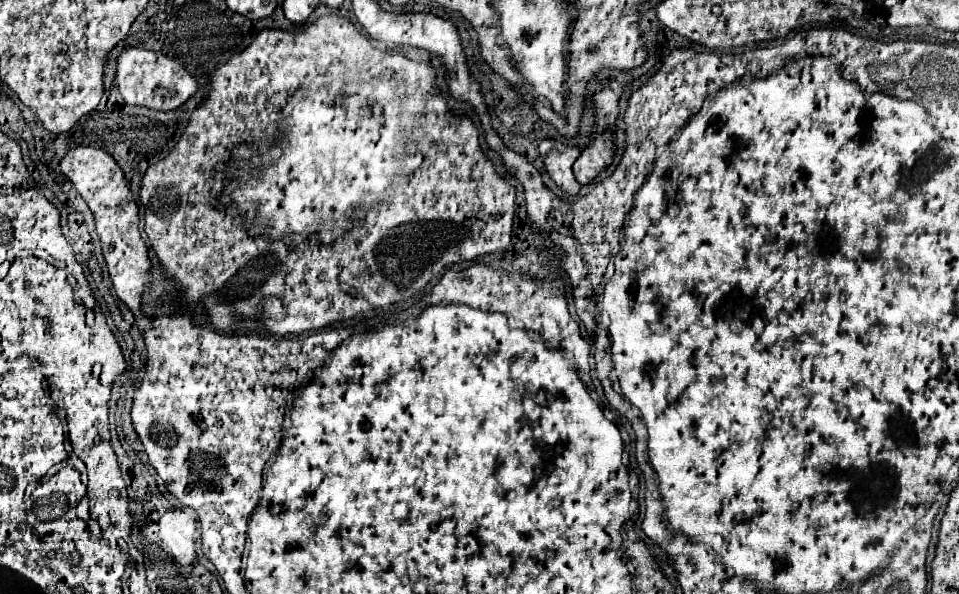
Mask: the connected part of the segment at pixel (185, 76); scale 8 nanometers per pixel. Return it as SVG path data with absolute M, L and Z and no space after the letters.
M126 47L120 55L116 83L120 95L126 99L128 105L140 105L156 111L174 111L198 91L196 79L178 61L156 51L136 47Z

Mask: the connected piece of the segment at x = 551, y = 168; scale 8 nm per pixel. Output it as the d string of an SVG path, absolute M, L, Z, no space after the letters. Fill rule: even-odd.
M544 139L540 141L540 147L538 147L538 153L544 161L544 167L550 175L550 179L568 195L578 195L580 191L580 185L578 181L574 179L574 173L572 173L572 165L574 161L578 159L580 151L576 147L570 147L570 145L564 145L560 141L554 141L554 139Z

